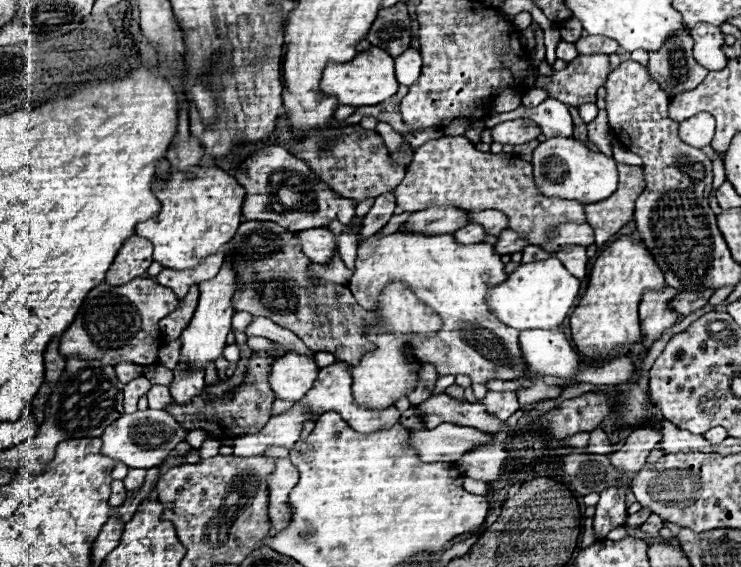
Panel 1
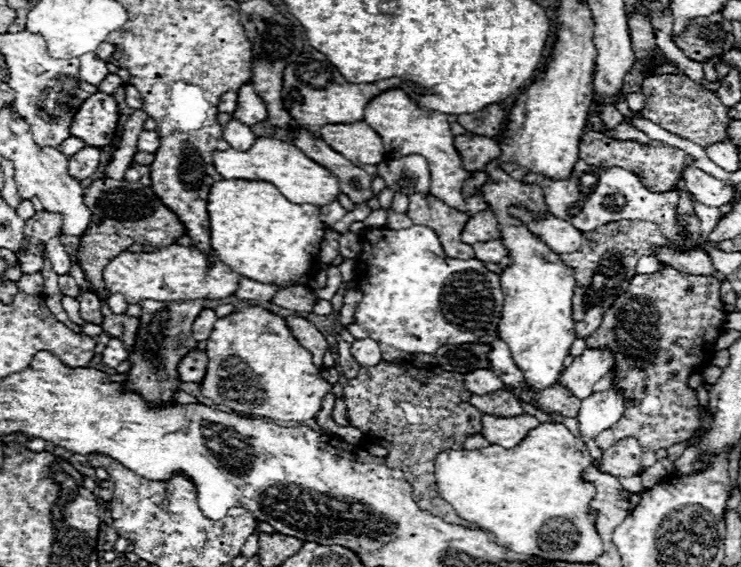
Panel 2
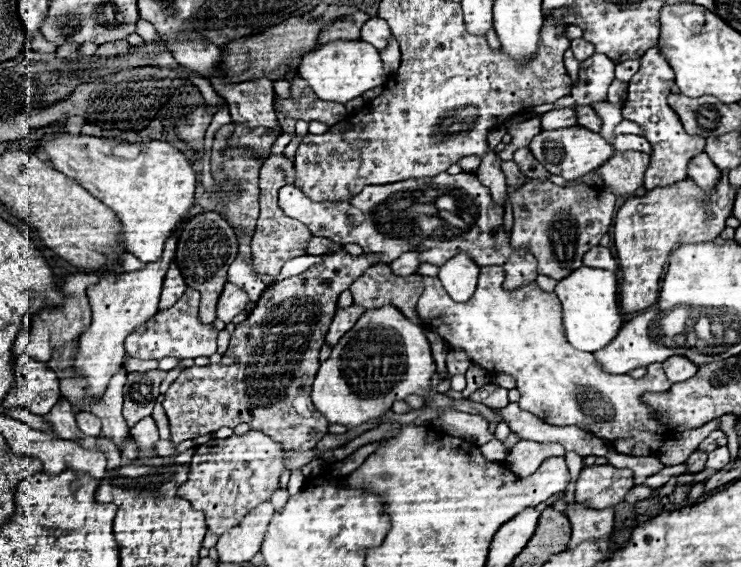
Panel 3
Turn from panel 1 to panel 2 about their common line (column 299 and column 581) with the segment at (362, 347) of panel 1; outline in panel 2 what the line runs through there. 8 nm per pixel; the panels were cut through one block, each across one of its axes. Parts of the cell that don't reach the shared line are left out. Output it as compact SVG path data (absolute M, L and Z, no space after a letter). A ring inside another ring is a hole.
M678 214L678 224L682 224L682 236L686 236L684 246L666 240L662 232L658 232L658 226L646 220L618 220L604 224L602 228L596 228L594 232L584 232L582 236L582 248L572 254L560 254L560 260L574 268L576 274L576 288L572 296L572 318L576 326L576 334L582 338L588 338L598 324L602 322L604 312L614 304L614 294L626 292L626 286L636 276L636 264L642 256L652 256L658 248L664 248L670 244L670 248L676 248L680 252L690 252L702 234L702 224L696 216L682 216Z

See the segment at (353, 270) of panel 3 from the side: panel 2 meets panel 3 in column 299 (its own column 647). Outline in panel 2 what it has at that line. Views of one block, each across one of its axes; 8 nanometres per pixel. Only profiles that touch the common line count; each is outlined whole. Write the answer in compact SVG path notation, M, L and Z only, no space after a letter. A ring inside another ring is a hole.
M666 266L658 274L636 274L630 286L618 300L604 312L604 320L600 328L586 338L586 348L600 350L608 348L614 354L614 388L622 388L622 396L626 398L626 414L622 414L622 420L614 424L614 428L608 428L606 432L600 432L596 436L598 448L606 450L612 444L616 444L622 438L634 436L642 450L656 452L660 448L670 448L674 444L680 444L696 434L700 428L700 406L696 392L688 386L688 378L696 374L698 370L706 368L710 364L710 358L714 354L714 344L718 336L724 332L724 302L720 300L720 284L714 276L692 276L682 274L670 266ZM656 398L660 406L652 408L650 412L644 410L644 400Z

